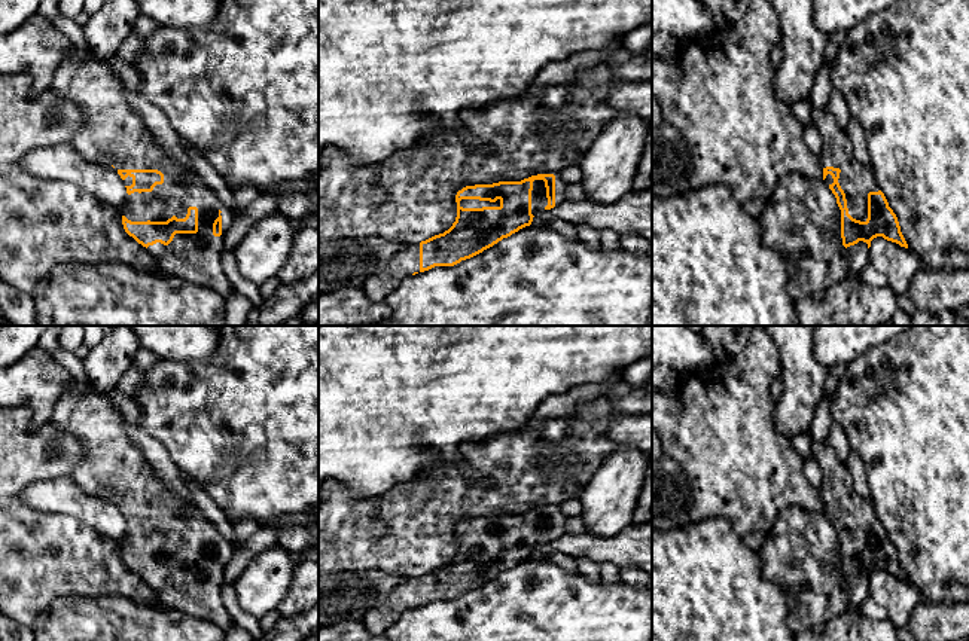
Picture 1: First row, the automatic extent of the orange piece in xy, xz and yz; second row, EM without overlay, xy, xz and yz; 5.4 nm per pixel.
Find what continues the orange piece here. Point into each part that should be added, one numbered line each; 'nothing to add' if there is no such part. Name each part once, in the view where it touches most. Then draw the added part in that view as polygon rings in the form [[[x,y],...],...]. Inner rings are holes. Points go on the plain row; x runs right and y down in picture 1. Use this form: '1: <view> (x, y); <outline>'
1: xy (112, 466); [[[77,384],[64,391],[52,410],[49,424],[77,437],[83,445],[83,457],[67,474],[85,494],[106,498],[116,506],[119,503],[158,503],[164,507],[164,516],[152,525],[134,525],[122,538],[122,549],[131,555],[167,555],[173,549],[185,552],[189,540],[198,541],[198,565],[176,567],[168,579],[156,576],[147,583],[161,595],[164,607],[179,613],[202,617],[228,632],[235,622],[225,610],[220,587],[226,564],[231,561],[235,544],[220,535],[196,506],[189,506],[176,497],[156,476],[146,461],[143,451],[134,445],[124,427],[124,415],[113,405],[107,393],[94,390],[89,384],[80,388]],[[222,550],[222,568],[213,568],[213,556]]]

